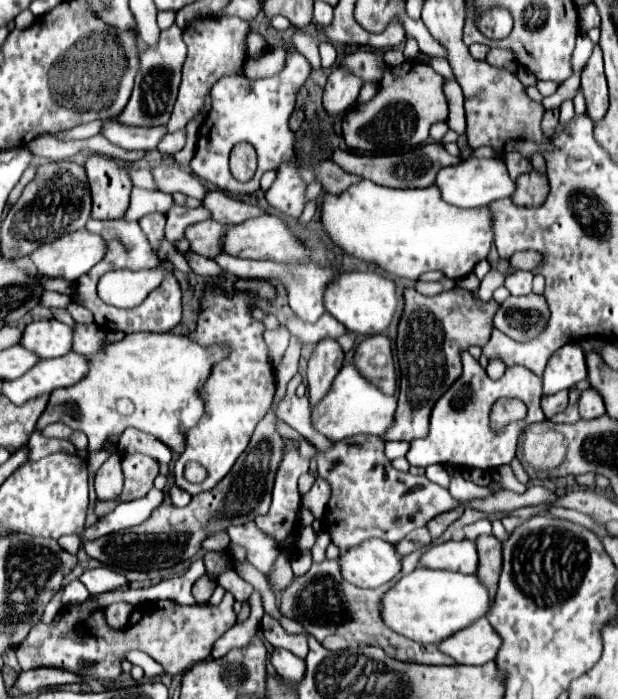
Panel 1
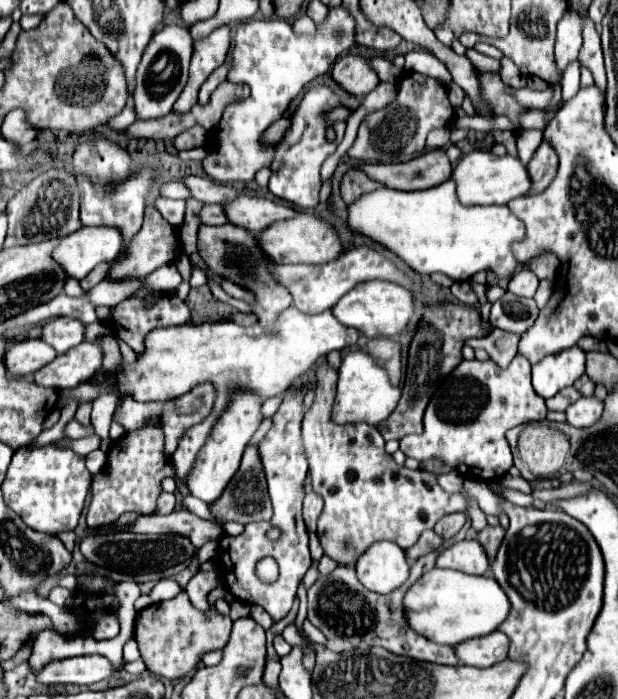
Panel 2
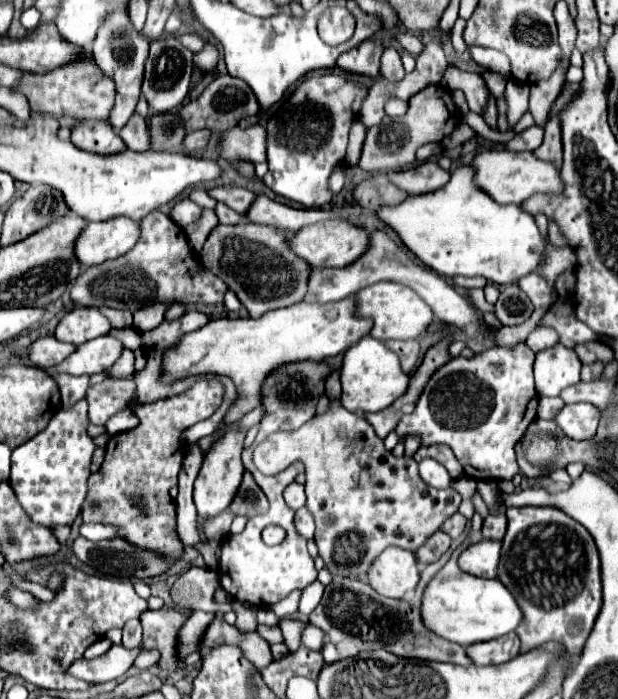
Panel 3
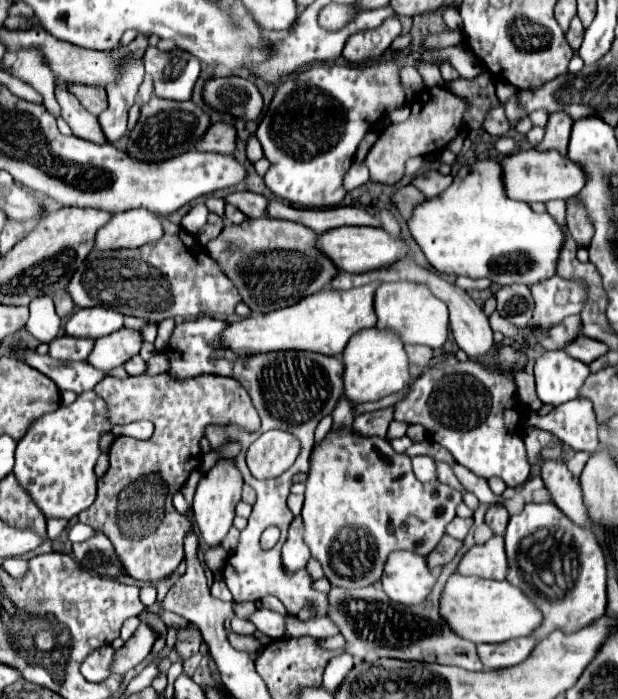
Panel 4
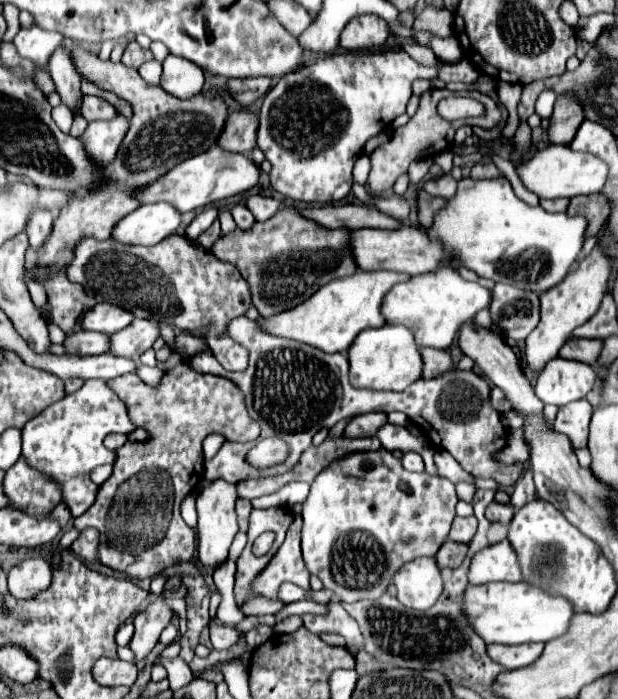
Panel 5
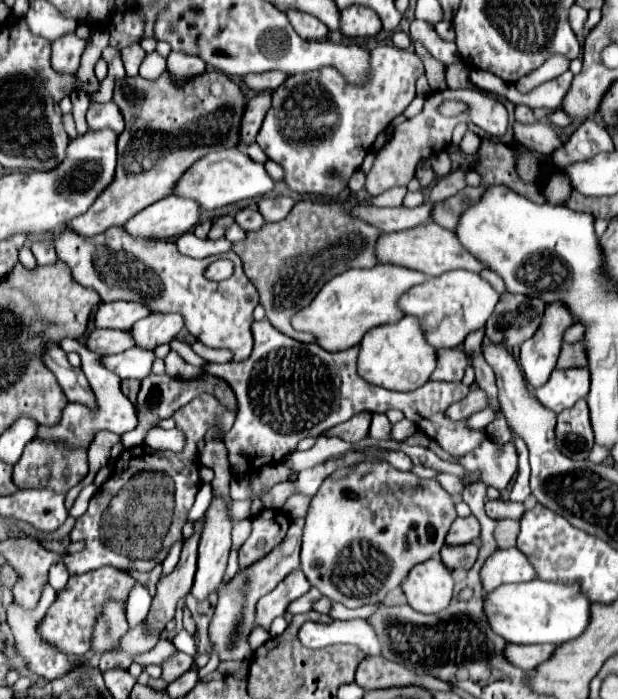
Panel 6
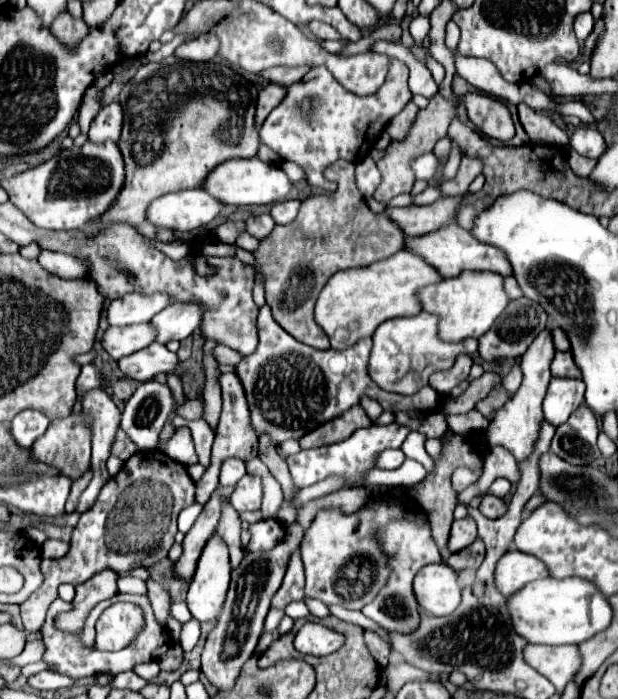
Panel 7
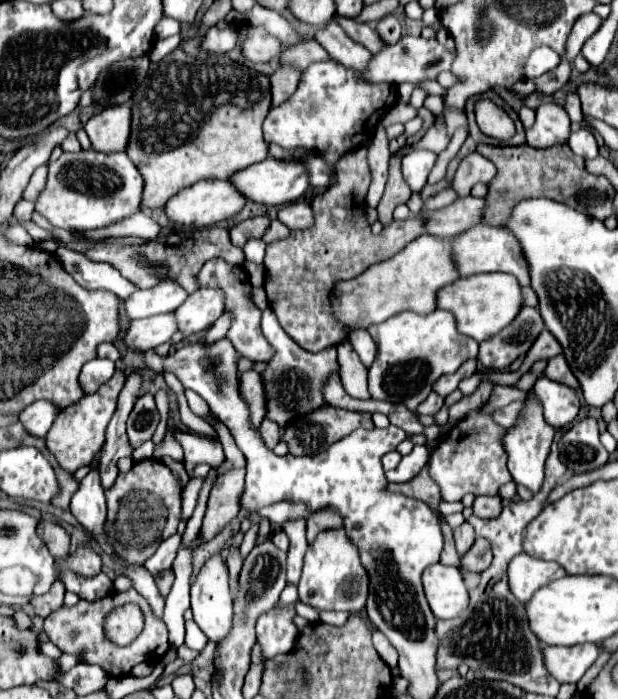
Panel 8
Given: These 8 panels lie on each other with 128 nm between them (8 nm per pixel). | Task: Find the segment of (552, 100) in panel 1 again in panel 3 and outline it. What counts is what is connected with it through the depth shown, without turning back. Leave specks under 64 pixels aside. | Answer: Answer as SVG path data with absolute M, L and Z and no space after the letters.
M484 70L482 78L484 78L484 82L486 82L486 86L488 86L488 90L492 92L494 98L502 98L504 96L504 76L502 74Z

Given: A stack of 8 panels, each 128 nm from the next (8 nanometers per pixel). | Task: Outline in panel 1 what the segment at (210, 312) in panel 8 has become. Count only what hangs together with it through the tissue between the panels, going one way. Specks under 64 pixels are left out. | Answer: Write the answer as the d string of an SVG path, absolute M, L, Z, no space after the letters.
M68 352L60 358L40 360L36 368L28 370L22 378L4 382L2 394L6 394L14 404L24 404L30 398L36 398L44 392L52 392L56 388L72 386L88 374L90 356Z

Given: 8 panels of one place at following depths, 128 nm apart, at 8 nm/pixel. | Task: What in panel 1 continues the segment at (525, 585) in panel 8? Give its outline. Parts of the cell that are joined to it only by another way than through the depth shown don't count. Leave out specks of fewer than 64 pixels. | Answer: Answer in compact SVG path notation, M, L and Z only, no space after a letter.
M472 540L444 542L432 546L420 560L422 566L434 570L454 570L462 574L476 574L478 570L478 550Z

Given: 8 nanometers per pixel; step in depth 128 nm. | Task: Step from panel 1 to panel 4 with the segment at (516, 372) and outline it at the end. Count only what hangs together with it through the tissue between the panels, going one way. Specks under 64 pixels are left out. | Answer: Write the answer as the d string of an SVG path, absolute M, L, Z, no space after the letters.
M504 346L498 354L496 354L496 364L494 366L484 366L480 362L468 360L468 362L458 362L454 356L446 358L444 362L440 362L438 366L434 366L432 370L424 372L424 376L420 376L408 390L408 394L394 404L394 418L406 424L422 424L428 430L428 438L440 446L444 446L458 464L466 466L468 470L476 472L476 476L482 478L490 478L490 476L498 476L506 482L508 488L518 488L520 484L524 484L524 480L530 474L530 462L526 456L526 448L524 448L524 430L522 430L522 416L524 416L524 408L516 398L516 388L514 388L514 380L508 374L508 370L514 364L524 366L526 362L526 352L524 350L516 350L516 348L508 348Z

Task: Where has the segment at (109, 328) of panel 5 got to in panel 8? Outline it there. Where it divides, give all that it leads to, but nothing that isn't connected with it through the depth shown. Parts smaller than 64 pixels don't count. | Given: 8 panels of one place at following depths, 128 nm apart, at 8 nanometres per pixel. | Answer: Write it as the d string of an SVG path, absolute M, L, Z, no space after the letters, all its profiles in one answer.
M162 280L148 290L136 290L126 300L126 314L130 320L138 320L154 314L174 312L180 304L184 304L186 298L188 292L176 280Z

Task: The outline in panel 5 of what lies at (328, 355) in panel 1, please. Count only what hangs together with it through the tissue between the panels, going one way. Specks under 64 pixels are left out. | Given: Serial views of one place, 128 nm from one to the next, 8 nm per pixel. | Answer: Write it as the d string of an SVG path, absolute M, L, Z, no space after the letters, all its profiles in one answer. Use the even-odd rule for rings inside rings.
M281 438L260 440L248 453L248 461L255 468L268 468L276 462L283 462L287 455L287 444ZM380 448L378 452L356 452L356 454L350 454L350 456L344 456L342 462L332 462L326 470L322 470L318 474L318 478L312 482L312 488L310 488L310 494L306 498L306 502L302 504L302 518L304 518L304 526L302 526L302 554L304 554L304 562L306 562L306 568L310 574L318 576L324 584L326 590L334 592L334 596L340 600L340 602L358 602L358 600L378 600L386 590L388 586L392 584L392 578L394 574L410 560L414 558L420 558L420 556L436 556L436 552L440 550L440 546L444 544L448 532L450 532L450 524L456 516L454 512L454 506L458 502L458 496L456 496L456 490L454 490L454 484L446 478L440 478L440 476L432 476L428 472L408 472L402 468L400 460L394 458L388 450Z

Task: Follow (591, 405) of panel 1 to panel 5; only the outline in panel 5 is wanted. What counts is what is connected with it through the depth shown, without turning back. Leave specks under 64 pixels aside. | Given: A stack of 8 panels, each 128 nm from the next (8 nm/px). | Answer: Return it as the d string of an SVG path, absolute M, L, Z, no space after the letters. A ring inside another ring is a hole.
M586 398L566 404L564 408L558 410L558 416L554 420L554 428L570 438L572 450L586 448L590 416L592 416L592 406ZM506 412L506 414L502 414L502 426L506 430L522 429L524 427L524 418L516 416L514 412Z

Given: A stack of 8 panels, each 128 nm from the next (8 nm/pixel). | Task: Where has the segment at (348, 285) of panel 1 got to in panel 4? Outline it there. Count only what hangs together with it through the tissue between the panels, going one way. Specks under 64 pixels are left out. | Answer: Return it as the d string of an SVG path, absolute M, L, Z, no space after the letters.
M386 282L376 290L374 310L378 316L376 328L392 328L400 332L404 344L424 344L430 348L442 348L448 340L448 308L436 298L426 284L416 282Z

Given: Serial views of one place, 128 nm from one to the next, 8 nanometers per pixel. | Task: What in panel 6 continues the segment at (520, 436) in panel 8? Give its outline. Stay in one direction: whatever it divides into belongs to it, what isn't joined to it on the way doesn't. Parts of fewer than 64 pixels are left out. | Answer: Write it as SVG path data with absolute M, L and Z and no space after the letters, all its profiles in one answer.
M560 304L546 306L540 328L530 340L520 346L520 368L532 390L544 386L544 382L548 382L552 370L556 368L558 352L562 346L560 336L568 326L572 326L570 312L564 312Z

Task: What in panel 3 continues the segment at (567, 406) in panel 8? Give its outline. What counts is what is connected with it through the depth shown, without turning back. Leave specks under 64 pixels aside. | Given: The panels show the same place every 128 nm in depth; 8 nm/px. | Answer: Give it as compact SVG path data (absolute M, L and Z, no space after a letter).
M562 344L538 352L534 362L538 396L560 396L562 390L580 382L580 368L576 352Z

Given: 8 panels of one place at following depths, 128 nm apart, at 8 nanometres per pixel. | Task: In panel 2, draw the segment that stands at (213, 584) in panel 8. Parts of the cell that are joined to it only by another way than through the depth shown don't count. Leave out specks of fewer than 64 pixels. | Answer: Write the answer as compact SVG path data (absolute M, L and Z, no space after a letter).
M240 394L236 396L236 402L228 406L228 412L222 416L222 420L218 420L218 426L212 430L208 444L204 444L204 448L200 450L196 468L192 468L192 480L188 480L188 490L192 496L204 500L206 504L214 504L222 496L222 492L226 490L226 486L238 472L240 458L244 454L248 440L252 438L258 424L262 422L260 406L262 406L262 400L252 394Z

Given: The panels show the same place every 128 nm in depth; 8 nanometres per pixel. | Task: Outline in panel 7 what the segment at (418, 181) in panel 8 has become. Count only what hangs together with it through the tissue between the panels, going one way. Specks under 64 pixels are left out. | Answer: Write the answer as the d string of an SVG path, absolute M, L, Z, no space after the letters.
M432 152L414 158L414 160L410 162L410 168L412 168L416 180L426 180L426 182L434 180L434 178L438 176L438 170L440 170L438 158L436 158Z

